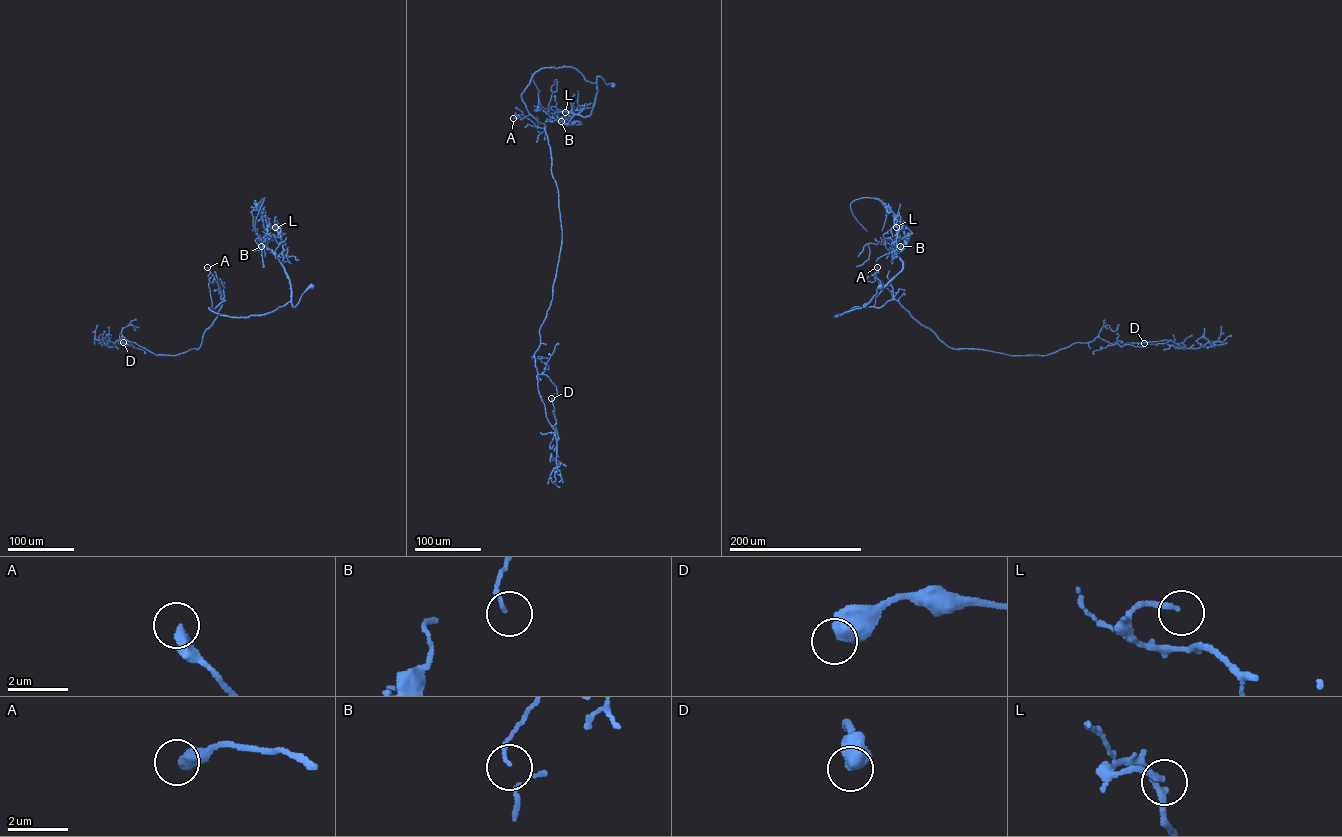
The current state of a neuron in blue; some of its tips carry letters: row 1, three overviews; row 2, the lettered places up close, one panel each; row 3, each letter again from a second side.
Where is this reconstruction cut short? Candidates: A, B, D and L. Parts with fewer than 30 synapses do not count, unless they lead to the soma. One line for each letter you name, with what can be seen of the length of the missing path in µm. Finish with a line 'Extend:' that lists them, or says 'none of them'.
Extend: none of them

